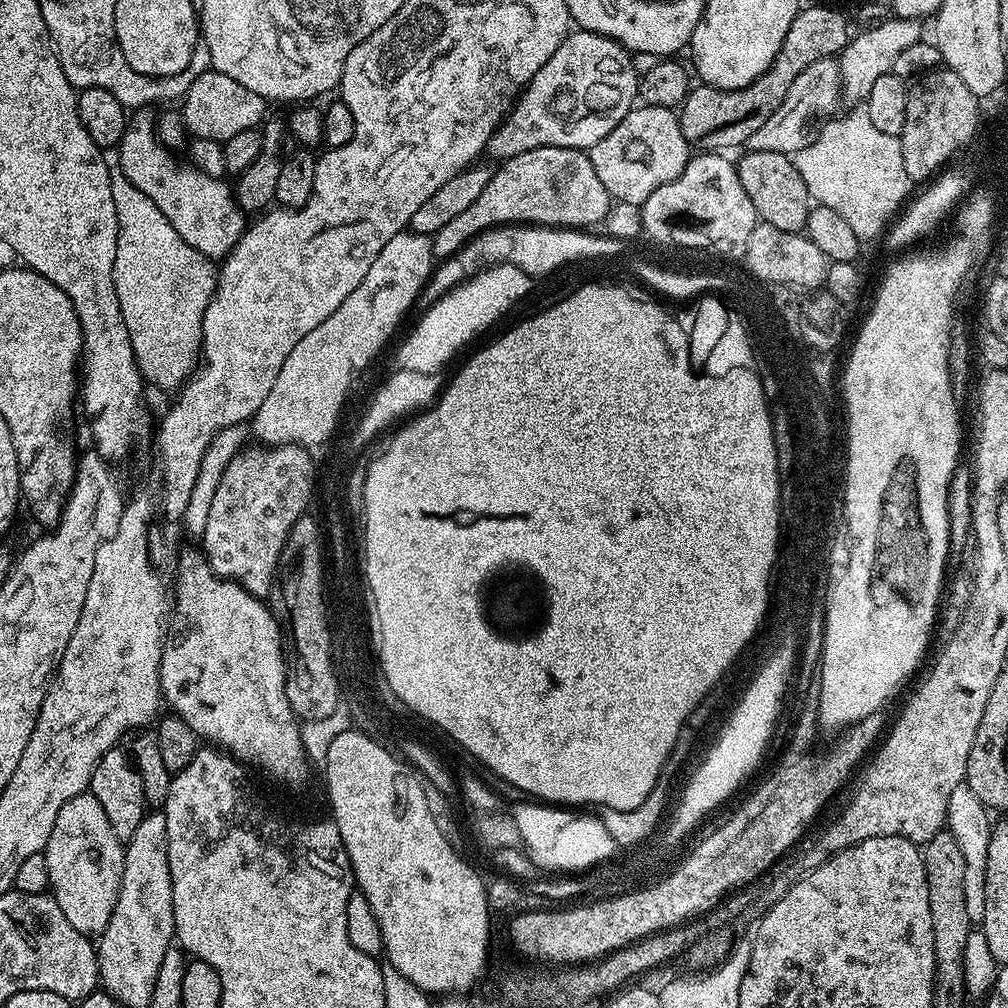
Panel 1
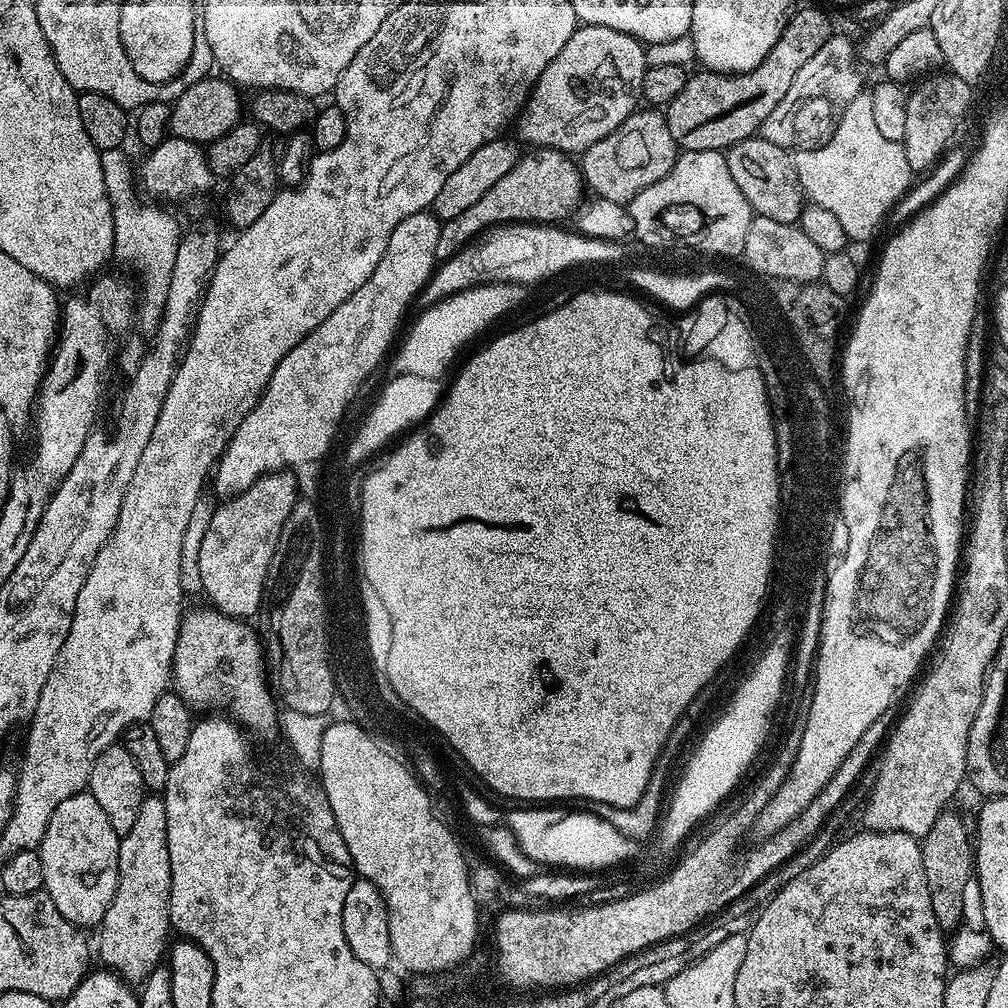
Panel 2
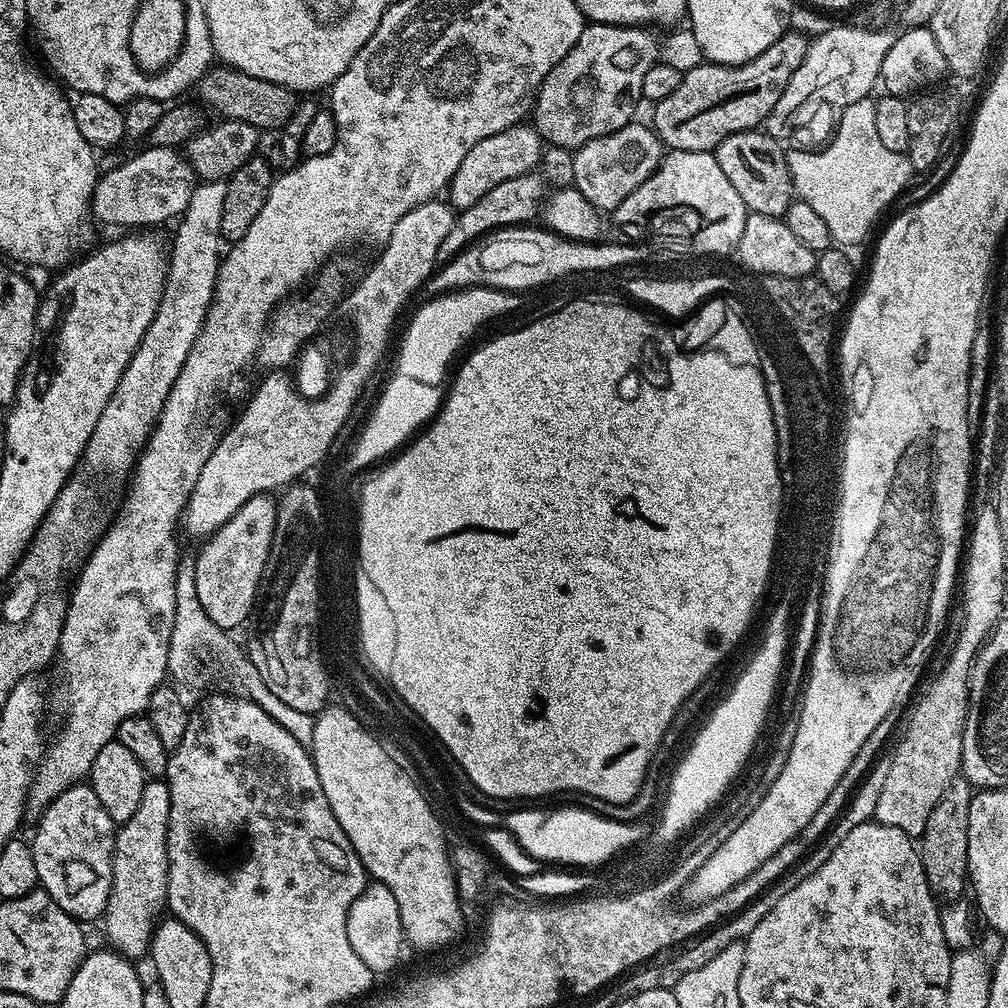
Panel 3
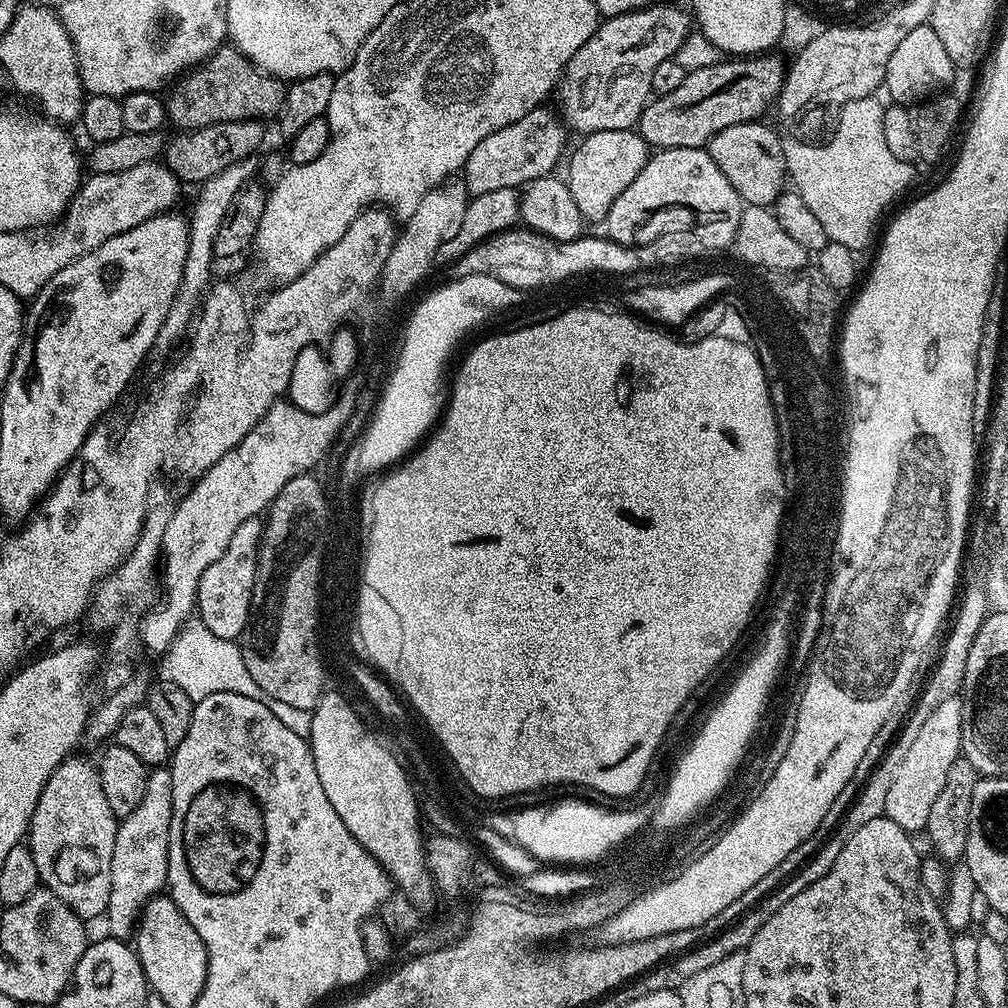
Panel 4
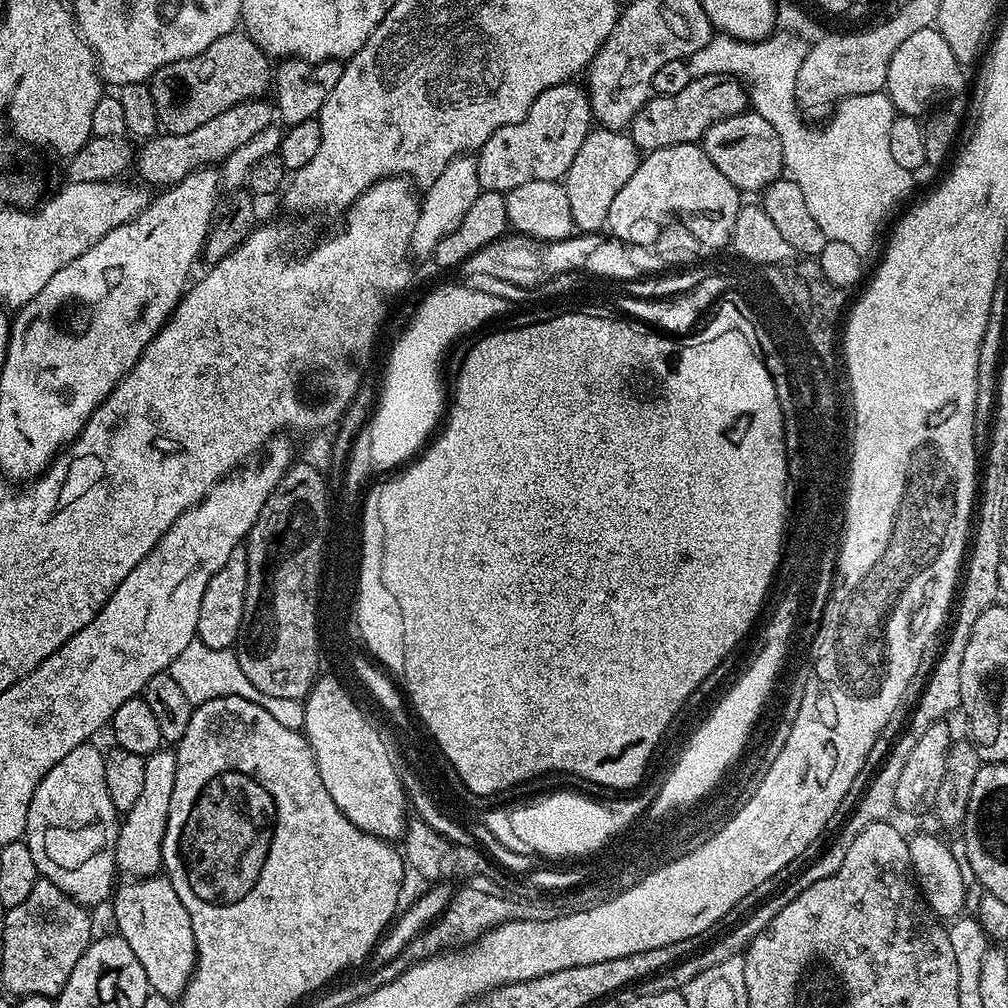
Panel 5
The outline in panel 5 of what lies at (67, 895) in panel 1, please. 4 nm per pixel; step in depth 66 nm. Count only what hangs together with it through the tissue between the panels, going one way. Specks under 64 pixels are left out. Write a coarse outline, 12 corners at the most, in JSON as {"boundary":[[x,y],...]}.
{"boundary":[[70,750],[30,798],[37,873],[111,897],[118,813],[104,752]]}

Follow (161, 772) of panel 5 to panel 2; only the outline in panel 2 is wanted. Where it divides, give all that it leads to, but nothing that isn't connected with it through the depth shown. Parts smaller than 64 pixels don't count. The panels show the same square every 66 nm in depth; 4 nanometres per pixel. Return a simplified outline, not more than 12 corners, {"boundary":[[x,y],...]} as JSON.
{"boundary":[[145,795],[120,837],[101,965],[126,982],[161,967],[169,943],[163,795]]}

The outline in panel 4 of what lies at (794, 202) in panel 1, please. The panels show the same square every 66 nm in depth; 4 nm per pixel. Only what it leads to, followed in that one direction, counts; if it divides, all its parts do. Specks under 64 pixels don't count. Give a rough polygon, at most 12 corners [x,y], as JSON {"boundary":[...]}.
{"boundary":[[754,120],[706,145],[745,205],[785,191],[781,133]]}

